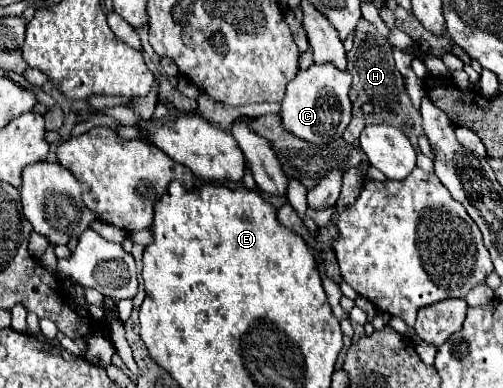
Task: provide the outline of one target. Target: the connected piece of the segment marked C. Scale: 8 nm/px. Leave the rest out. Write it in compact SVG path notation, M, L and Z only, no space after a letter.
M310 65L304 71L298 71L296 77L288 83L286 95L282 99L282 123L284 127L294 133L296 137L310 141L310 143L330 143L338 137L342 137L346 125L352 117L352 103L348 97L348 91L352 87L352 73L334 69L334 65Z

